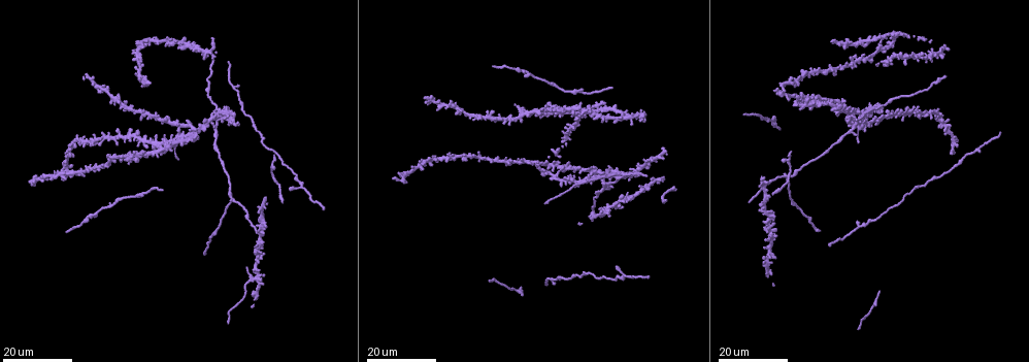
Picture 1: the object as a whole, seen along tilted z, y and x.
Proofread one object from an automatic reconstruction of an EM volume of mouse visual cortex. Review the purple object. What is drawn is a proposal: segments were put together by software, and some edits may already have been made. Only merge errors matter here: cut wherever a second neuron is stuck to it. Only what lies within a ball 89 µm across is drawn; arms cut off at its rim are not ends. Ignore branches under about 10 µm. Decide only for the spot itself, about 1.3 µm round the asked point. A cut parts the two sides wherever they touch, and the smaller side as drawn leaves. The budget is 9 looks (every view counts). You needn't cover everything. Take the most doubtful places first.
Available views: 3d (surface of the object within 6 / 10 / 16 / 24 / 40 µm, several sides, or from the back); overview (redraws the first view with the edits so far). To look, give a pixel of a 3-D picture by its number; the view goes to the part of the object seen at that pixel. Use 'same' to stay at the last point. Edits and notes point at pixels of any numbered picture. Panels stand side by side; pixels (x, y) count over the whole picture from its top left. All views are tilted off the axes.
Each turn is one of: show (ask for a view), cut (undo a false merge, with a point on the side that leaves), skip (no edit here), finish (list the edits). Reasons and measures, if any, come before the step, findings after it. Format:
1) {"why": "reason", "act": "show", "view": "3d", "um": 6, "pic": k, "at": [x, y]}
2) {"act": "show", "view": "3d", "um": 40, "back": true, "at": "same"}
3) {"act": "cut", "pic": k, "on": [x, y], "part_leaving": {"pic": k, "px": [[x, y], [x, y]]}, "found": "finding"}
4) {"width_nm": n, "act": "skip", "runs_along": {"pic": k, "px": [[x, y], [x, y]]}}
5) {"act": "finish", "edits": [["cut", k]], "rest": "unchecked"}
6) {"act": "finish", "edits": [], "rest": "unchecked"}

{"why": "two arms in line, one across", "act": "show", "view": "3d", "um": 16, "pic": 1, "at": [232, 202]}

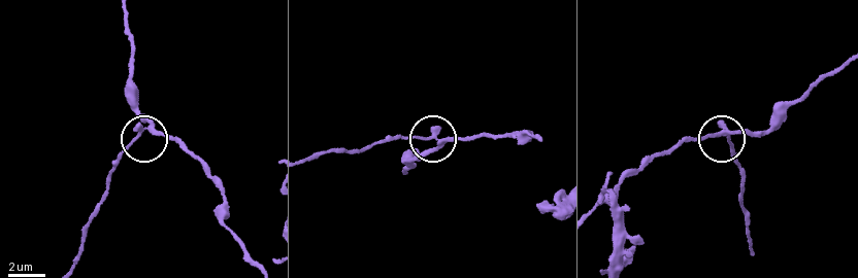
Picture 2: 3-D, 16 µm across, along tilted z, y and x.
{"act": "show", "view": "3d", "um": 10, "pic": 2, "at": [148, 126]}

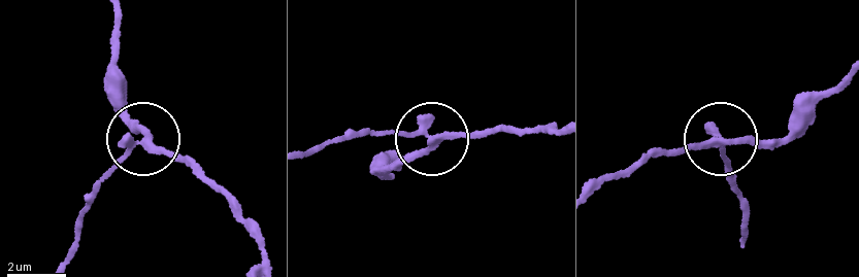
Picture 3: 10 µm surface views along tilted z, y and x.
{"side_arm_um": 76, "act": "cut", "pic": 3, "on": [109, 176], "part_leaving": {"pic": 3, "px": [[132, 147], [100, 185], [66, 266]]}, "found": "a second neuron is stuck on"}

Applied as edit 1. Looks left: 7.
{"why": "small branch off a trunk", "act": "show", "view": "3d", "um": 24, "pic": 1, "at": [857, 120]}

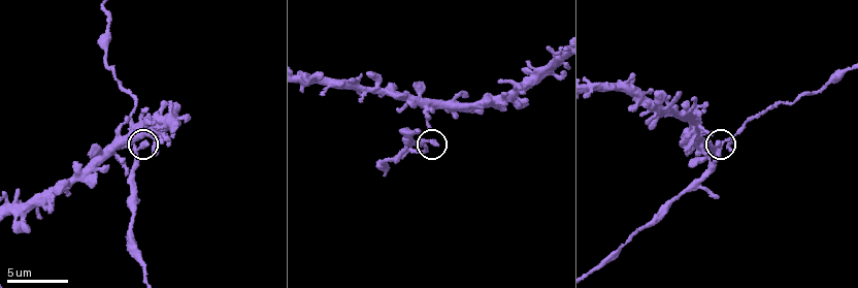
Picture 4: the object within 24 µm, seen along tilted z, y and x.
{"act": "show", "view": "3d", "um": 6, "pic": 4, "at": [425, 139]}

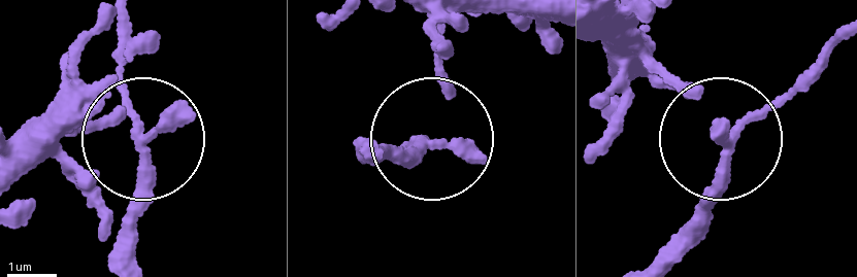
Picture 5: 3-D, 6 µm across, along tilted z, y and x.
{"arms": 4, "act": "skip", "found": "one neuron here"}

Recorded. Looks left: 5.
{"act": "show", "view": "3d", "um": 24, "pic": 1, "at": [155, 154]}

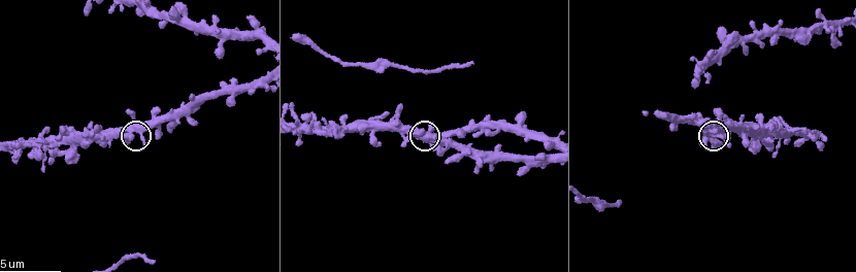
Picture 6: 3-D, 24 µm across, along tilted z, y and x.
{"why": "zoom in", "act": "show", "view": "3d", "um": 10, "pic": 6, "at": [429, 137]}

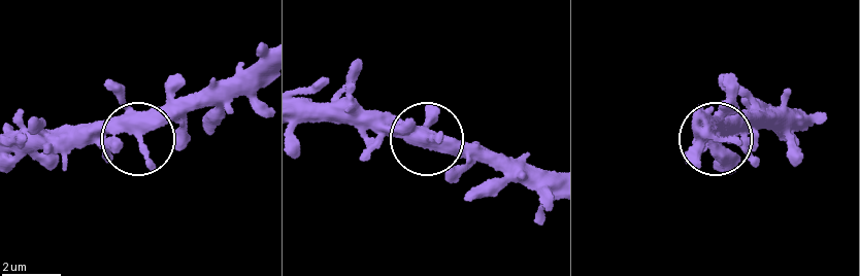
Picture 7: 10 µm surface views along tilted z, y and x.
{"act": "skip", "found": "continuous, no second neuron"}

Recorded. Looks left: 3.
{"why": "three-way junction", "act": "show", "view": "3d", "um": 24, "pic": 1, "at": [857, 227]}

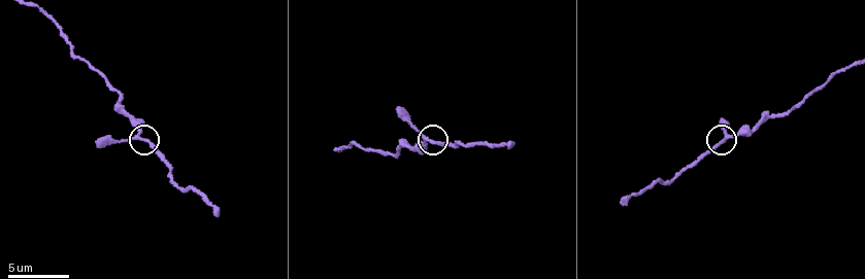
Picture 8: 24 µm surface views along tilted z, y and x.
{"why": "zoom in", "act": "show", "view": "3d", "um": 10, "pic": 8, "at": [426, 138]}

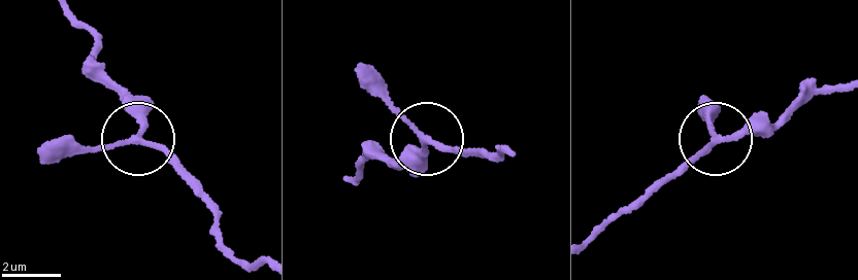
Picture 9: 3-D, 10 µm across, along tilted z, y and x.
{"act": "show", "view": "3d", "um": 6, "pic": 9, "at": [718, 139]}

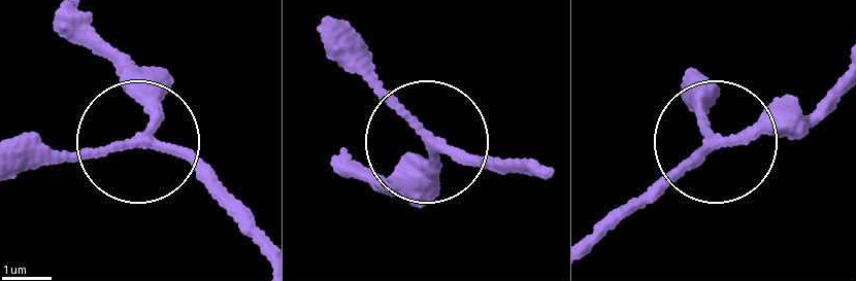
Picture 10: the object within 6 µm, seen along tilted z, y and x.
{"width_nm": 180, "act": "skip", "found": "one neuron here"}

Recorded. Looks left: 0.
{"act": "finish", "edits": [["cut", 3]], "rest": "unchecked"}

